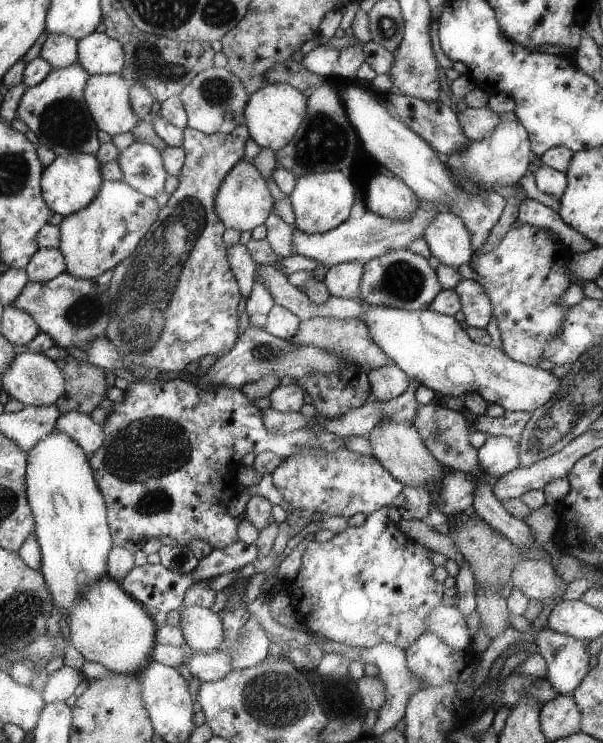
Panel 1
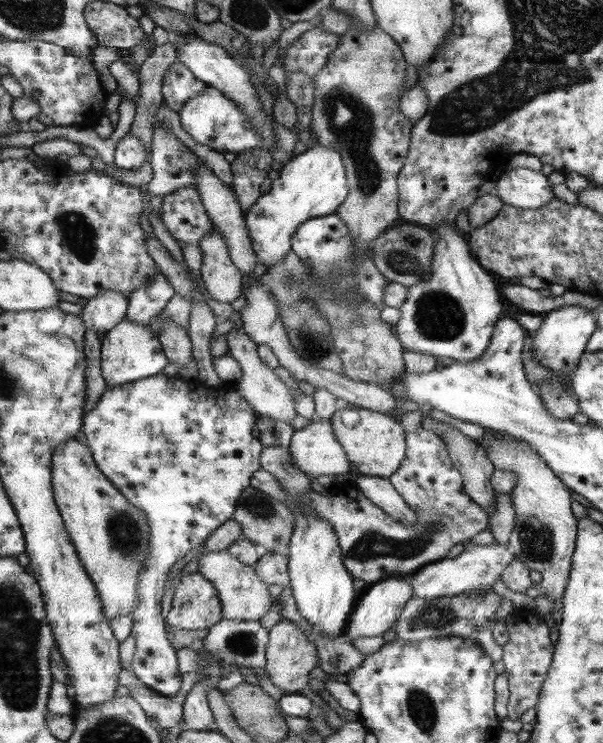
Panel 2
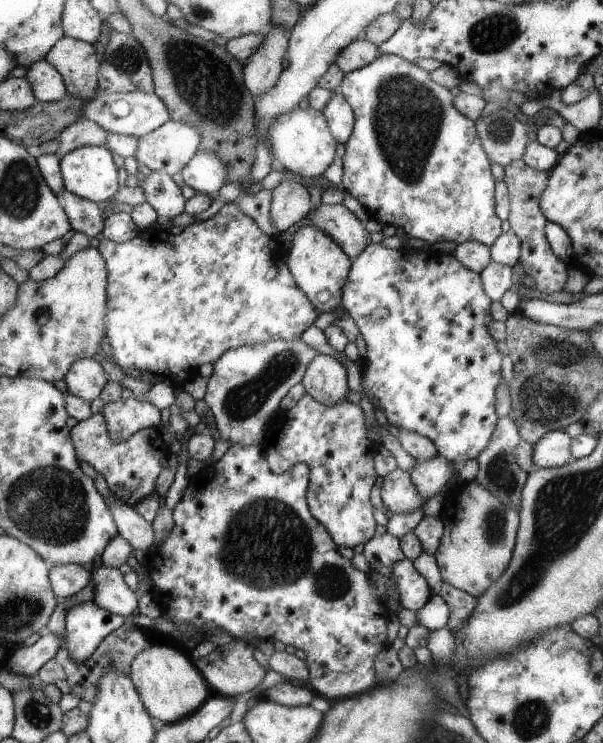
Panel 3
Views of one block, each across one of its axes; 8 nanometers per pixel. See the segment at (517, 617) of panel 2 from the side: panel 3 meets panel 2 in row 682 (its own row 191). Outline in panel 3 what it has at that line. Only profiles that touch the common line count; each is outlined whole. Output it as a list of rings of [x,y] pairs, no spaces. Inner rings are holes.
[[[521,159],[514,160],[505,166],[502,180],[508,190],[509,212],[507,222],[510,229],[520,240],[520,258],[526,274],[535,280],[535,289],[539,292],[557,292],[565,284],[567,268],[565,262],[549,247],[545,234],[547,218],[539,208],[540,196],[550,178],[550,170],[536,171]]]

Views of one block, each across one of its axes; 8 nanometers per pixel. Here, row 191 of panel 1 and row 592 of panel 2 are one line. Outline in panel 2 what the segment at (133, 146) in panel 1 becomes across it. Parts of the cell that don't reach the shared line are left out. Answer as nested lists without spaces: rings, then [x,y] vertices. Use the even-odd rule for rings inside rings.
[[[163,372],[159,374],[155,374],[155,376],[148,376],[146,379],[139,379],[134,380],[133,383],[125,383],[122,386],[113,386],[112,388],[106,388],[106,390],[101,394],[101,397],[99,398],[99,401],[97,402],[97,405],[89,410],[87,412],[87,415],[85,417],[82,417],[82,440],[87,445],[87,447],[90,449],[91,456],[94,459],[94,463],[97,465],[97,467],[102,471],[103,476],[107,478],[135,506],[135,508],[139,508],[145,516],[147,516],[147,524],[149,524],[149,544],[151,547],[149,547],[149,553],[147,553],[147,557],[145,557],[145,561],[143,561],[143,567],[139,569],[139,584],[137,586],[137,595],[135,595],[135,607],[131,609],[131,612],[129,612],[128,620],[131,620],[133,623],[131,623],[131,632],[130,636],[135,640],[135,651],[133,651],[133,661],[131,661],[130,670],[137,676],[147,688],[150,688],[153,690],[153,692],[156,692],[159,696],[162,697],[171,697],[177,695],[177,691],[179,690],[179,682],[181,682],[181,678],[179,678],[179,672],[177,672],[177,662],[175,662],[175,650],[171,648],[171,644],[167,642],[167,638],[165,638],[165,631],[166,631],[166,621],[163,621],[161,616],[159,615],[159,601],[162,598],[163,593],[163,584],[165,584],[165,580],[167,580],[167,572],[169,572],[169,568],[171,568],[171,564],[175,564],[179,558],[183,558],[191,548],[195,548],[197,545],[201,545],[204,543],[204,541],[214,532],[214,530],[223,524],[226,520],[231,519],[231,515],[234,514],[235,507],[237,506],[239,495],[242,494],[243,490],[246,490],[247,486],[250,486],[250,480],[251,475],[256,470],[259,470],[261,468],[261,461],[259,460],[259,455],[262,454],[261,450],[261,444],[259,444],[259,440],[257,438],[253,438],[253,422],[255,422],[255,416],[253,416],[253,409],[250,408],[250,405],[247,404],[246,401],[243,401],[241,397],[239,397],[234,390],[225,390],[225,385],[223,385],[223,390],[221,390],[221,387],[219,387],[219,392],[215,392],[215,390],[211,390],[211,388],[207,388],[207,386],[201,386],[201,383],[199,384],[193,384],[191,386],[191,382],[187,384],[187,382],[181,382],[181,378],[176,376],[175,378],[167,378],[166,375],[163,375]]]

